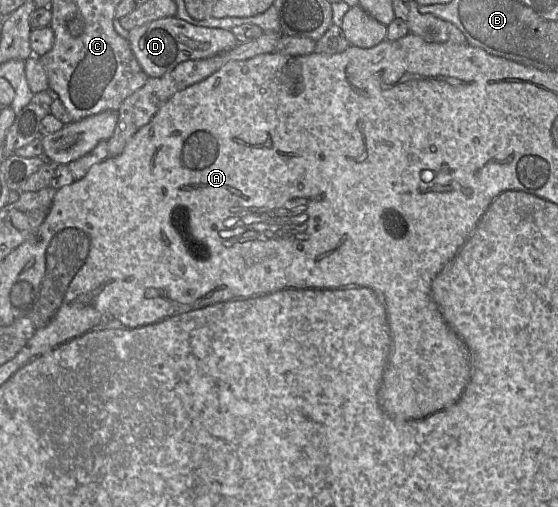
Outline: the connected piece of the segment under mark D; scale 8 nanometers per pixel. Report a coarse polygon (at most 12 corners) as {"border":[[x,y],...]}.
{"border":[[164,17],[127,41],[148,77],[239,43],[231,30]]}

